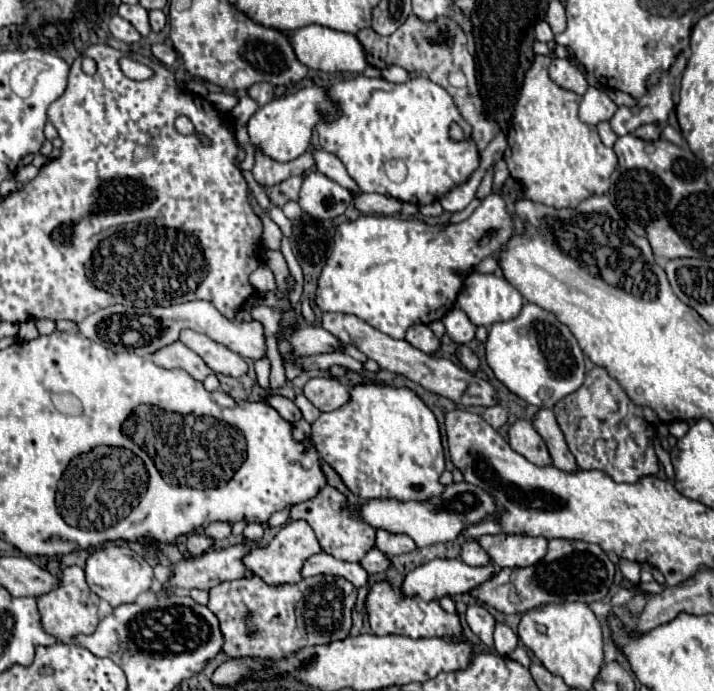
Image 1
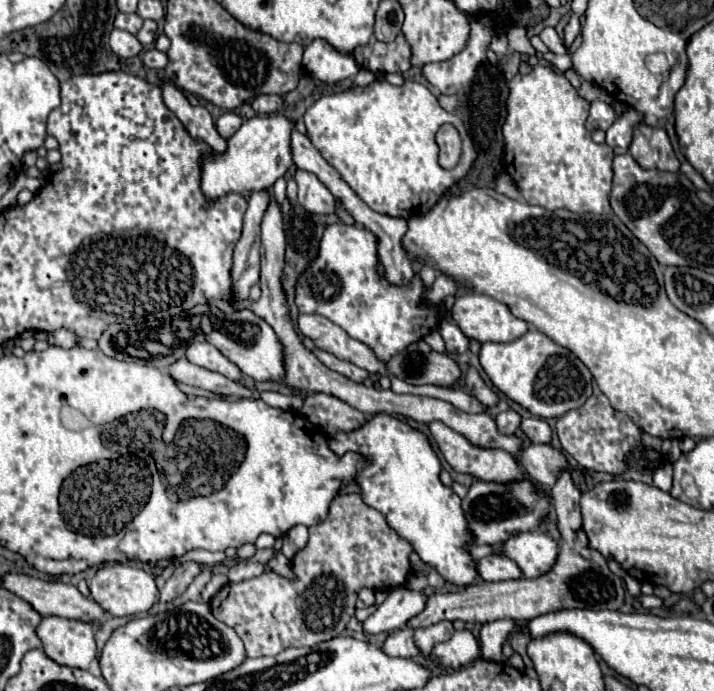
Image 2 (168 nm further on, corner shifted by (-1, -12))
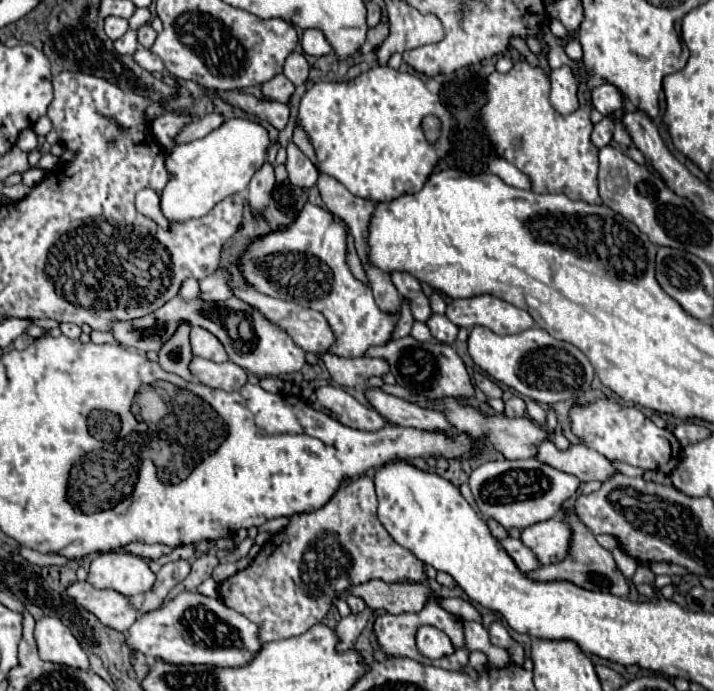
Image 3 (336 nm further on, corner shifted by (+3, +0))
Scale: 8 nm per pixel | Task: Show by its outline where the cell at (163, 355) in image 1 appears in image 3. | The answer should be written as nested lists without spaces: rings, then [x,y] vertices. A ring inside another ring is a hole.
[[[196,356],[190,364],[190,370],[198,382],[202,382],[210,388],[220,388],[220,390],[232,392],[232,390],[240,390],[246,384],[246,372],[240,366],[236,366],[234,362],[216,364],[212,360],[204,360],[204,358]]]

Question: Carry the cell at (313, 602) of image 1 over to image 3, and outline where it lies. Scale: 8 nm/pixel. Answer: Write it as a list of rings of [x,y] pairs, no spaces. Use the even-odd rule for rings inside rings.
[[[360,476],[358,480],[342,484],[332,500],[322,508],[292,516],[282,532],[270,536],[270,540],[262,546],[258,558],[252,560],[248,568],[236,572],[236,576],[222,582],[222,602],[248,620],[256,622],[260,626],[262,642],[272,642],[300,636],[314,624],[320,624],[334,604],[336,592],[346,590],[350,584],[362,584],[374,578],[384,582],[424,582],[428,578],[424,572],[424,564],[410,550],[392,540],[392,536],[386,532],[376,516],[376,504],[378,500],[372,478]]]

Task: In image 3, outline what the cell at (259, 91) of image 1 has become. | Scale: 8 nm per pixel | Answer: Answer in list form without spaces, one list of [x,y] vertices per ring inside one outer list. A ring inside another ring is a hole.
[[[276,74],[272,80],[268,80],[268,82],[262,84],[264,98],[276,100],[276,102],[282,102],[282,104],[288,102],[288,98],[292,96],[292,92],[294,92],[294,84],[284,74]]]

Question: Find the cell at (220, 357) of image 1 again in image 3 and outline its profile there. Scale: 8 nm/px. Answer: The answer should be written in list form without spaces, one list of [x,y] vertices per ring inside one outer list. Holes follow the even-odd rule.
[[[194,326],[192,334],[190,334],[190,342],[192,342],[192,352],[200,358],[212,360],[212,362],[226,362],[226,350],[222,346],[222,342],[208,330]]]

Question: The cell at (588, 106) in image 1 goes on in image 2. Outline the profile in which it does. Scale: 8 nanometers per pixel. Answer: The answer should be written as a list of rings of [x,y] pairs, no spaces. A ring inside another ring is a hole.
[[[594,100],[590,104],[590,114],[588,114],[588,120],[586,120],[586,128],[590,132],[594,132],[594,130],[608,130],[614,120],[616,120],[614,108],[610,104],[606,104],[606,102]]]

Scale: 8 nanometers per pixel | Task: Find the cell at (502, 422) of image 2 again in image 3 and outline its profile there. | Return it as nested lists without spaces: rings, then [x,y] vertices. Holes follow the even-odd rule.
[[[512,396],[510,400],[506,400],[506,412],[504,412],[508,418],[518,418],[518,416],[524,416],[526,414],[526,404],[522,398],[518,396]]]

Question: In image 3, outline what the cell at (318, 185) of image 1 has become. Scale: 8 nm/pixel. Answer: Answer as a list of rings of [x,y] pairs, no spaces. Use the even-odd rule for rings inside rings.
[[[294,142],[288,144],[286,152],[288,152],[286,170],[288,170],[290,182],[300,188],[312,188],[318,180],[318,170],[312,164],[312,160],[308,156],[304,156],[304,152]]]

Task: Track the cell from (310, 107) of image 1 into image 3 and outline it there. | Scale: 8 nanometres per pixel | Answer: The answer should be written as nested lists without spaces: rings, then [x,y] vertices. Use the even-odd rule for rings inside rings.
[[[232,118],[232,120],[226,120],[220,128],[216,128],[214,132],[210,132],[204,138],[198,138],[188,144],[180,144],[180,146],[174,146],[172,150],[166,150],[164,166],[166,166],[166,172],[170,174],[170,180],[164,186],[164,190],[160,192],[162,214],[170,222],[184,222],[184,220],[200,218],[200,216],[208,214],[226,196],[244,192],[252,174],[266,162],[268,146],[270,146],[270,138],[268,138],[268,132],[262,124],[252,122],[252,120],[244,120],[244,118]]]

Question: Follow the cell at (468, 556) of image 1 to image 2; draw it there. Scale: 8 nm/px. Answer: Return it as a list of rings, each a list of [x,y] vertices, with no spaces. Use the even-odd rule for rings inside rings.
[[[490,554],[486,558],[480,558],[476,562],[476,570],[482,580],[512,580],[522,576],[520,568],[502,554]]]

